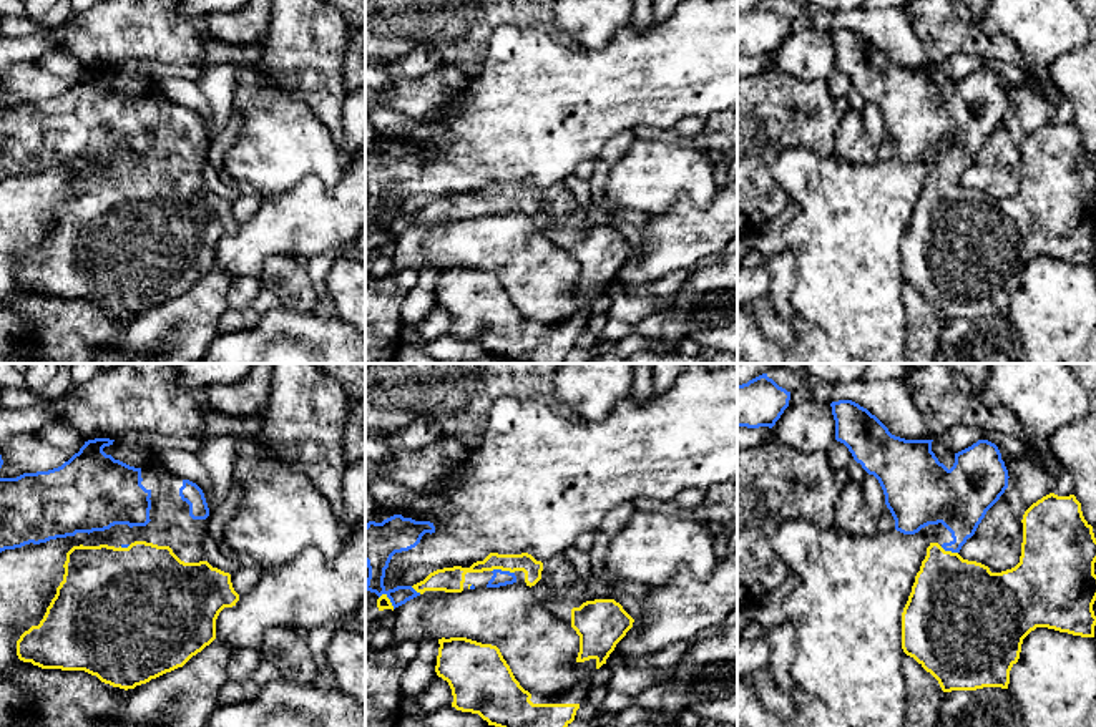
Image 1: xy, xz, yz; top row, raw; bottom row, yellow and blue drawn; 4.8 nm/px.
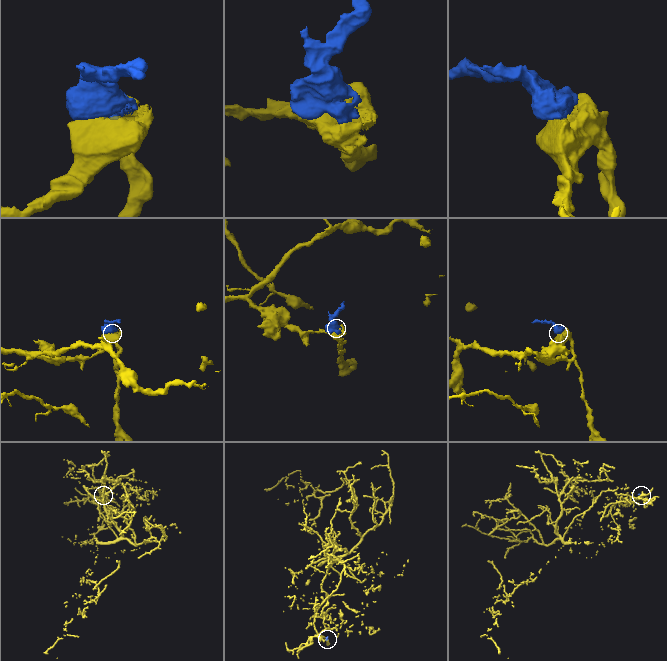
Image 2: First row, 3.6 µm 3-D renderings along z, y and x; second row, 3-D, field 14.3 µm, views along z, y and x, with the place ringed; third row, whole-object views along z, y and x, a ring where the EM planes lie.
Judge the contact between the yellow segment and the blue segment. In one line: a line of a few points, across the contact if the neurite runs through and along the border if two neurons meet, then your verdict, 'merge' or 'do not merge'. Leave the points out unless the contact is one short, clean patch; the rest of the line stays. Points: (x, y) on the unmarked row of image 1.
merge

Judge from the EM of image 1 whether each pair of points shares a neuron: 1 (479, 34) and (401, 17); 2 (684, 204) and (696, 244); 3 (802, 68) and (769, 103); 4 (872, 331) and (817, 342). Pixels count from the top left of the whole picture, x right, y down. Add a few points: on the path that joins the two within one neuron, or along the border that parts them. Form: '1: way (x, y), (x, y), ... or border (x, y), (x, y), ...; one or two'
1: way (459, 20), (455, 17), (420, 17); one
2: way (684, 214), (686, 234); one
3: border (773, 62), (782, 72), (804, 83), (824, 82); two
4: border (796, 316), (812, 322), (834, 346); two

